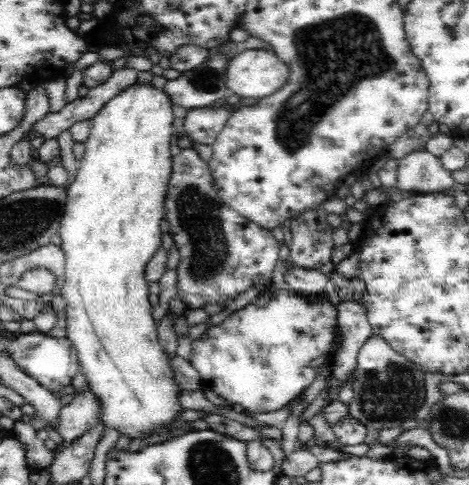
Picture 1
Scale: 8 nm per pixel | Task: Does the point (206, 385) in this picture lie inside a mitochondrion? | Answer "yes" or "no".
no

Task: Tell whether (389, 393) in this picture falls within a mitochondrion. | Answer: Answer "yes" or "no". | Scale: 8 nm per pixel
yes

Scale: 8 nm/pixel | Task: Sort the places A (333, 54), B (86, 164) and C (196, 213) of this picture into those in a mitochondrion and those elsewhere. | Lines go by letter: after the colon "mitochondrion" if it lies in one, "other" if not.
A: mitochondrion
B: other
C: mitochondrion

